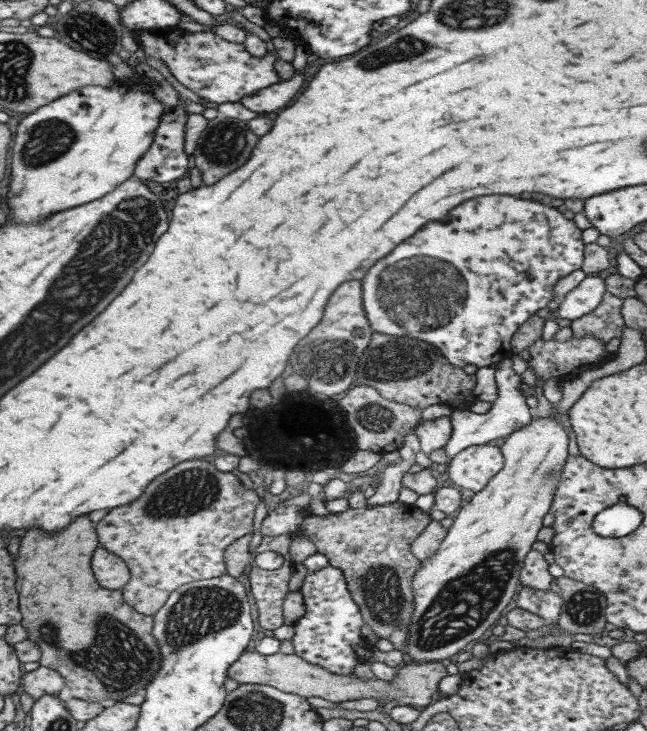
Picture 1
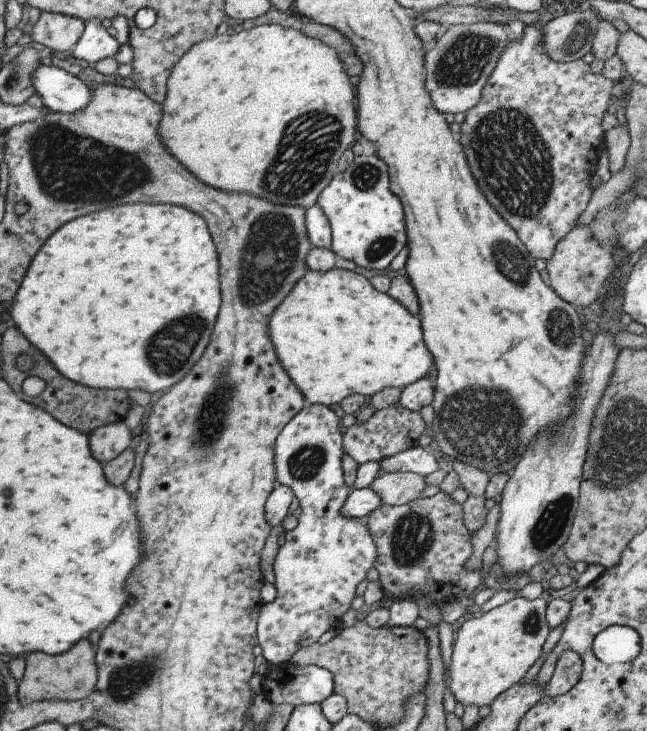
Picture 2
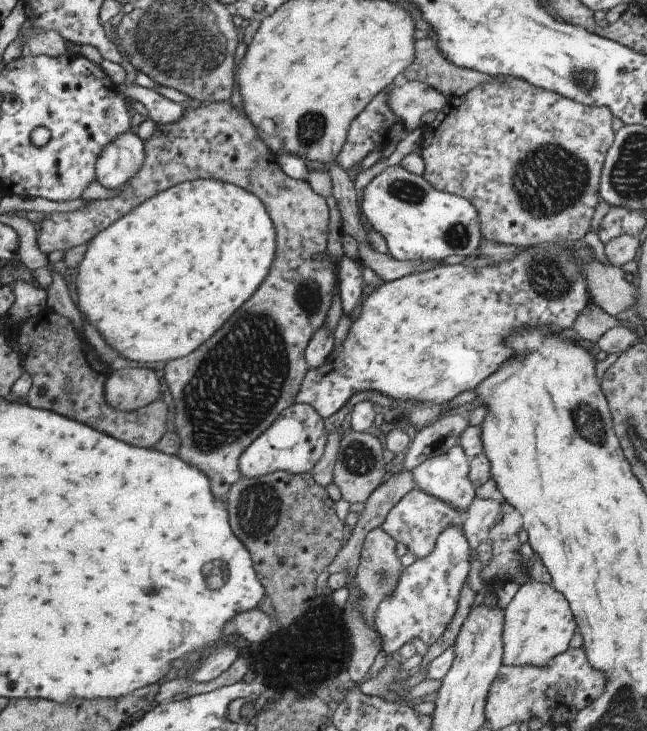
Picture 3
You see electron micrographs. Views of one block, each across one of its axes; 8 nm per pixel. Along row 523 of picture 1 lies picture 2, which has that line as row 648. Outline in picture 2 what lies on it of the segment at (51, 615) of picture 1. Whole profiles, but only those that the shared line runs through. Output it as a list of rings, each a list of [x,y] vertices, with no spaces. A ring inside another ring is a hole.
[[[79,640],[73,648],[69,648],[65,654],[59,656],[47,656],[33,652],[25,658],[25,672],[17,686],[15,686],[15,698],[21,704],[29,704],[37,700],[81,700],[90,692],[93,692],[93,684],[97,680],[97,668],[95,668],[94,650],[87,640]]]

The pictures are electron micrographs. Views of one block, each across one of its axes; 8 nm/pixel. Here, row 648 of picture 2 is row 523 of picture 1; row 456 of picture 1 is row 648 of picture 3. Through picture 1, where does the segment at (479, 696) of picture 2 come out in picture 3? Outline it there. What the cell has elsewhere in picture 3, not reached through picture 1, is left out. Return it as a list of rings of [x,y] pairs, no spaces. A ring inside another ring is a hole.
[[[523,582],[504,608],[502,664],[548,665],[553,657],[565,652],[576,631],[576,622],[563,594],[555,592],[550,584]]]

